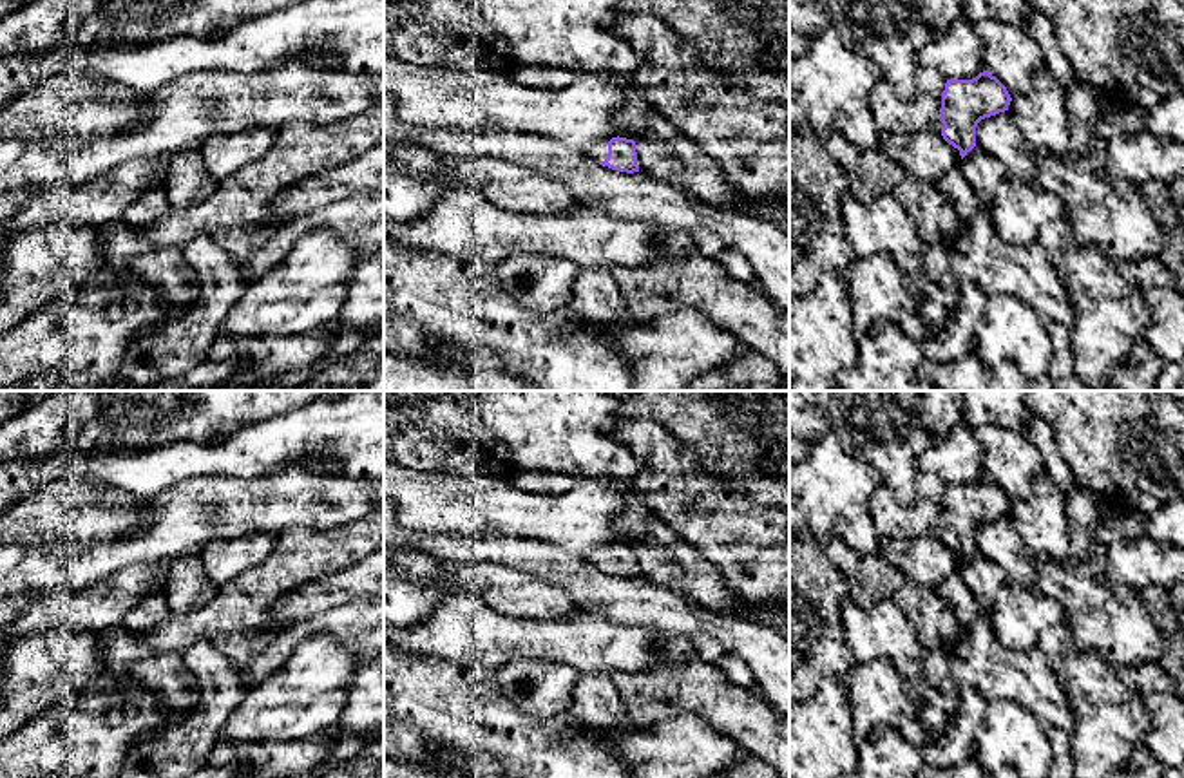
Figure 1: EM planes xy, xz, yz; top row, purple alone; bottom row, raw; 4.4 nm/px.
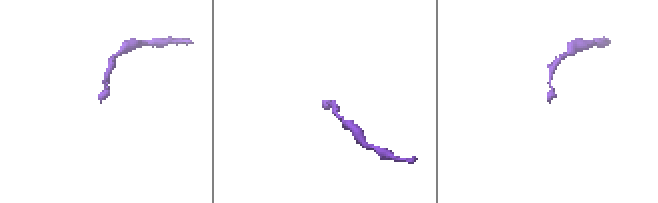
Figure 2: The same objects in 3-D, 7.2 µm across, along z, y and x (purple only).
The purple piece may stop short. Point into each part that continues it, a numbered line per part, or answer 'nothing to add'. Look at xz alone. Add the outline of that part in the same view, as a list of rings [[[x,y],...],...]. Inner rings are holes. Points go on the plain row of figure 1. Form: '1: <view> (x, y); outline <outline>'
nothing to add

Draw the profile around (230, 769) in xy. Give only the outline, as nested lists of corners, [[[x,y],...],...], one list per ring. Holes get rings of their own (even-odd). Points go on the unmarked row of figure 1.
[[[201,764],[186,778],[237,778],[237,776],[239,776],[239,765],[237,764],[226,764],[221,767]]]

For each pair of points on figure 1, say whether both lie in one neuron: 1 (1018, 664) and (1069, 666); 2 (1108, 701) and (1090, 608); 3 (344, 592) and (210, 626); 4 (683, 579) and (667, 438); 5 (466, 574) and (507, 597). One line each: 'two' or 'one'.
1: two
2: two
3: two
4: two
5: one

